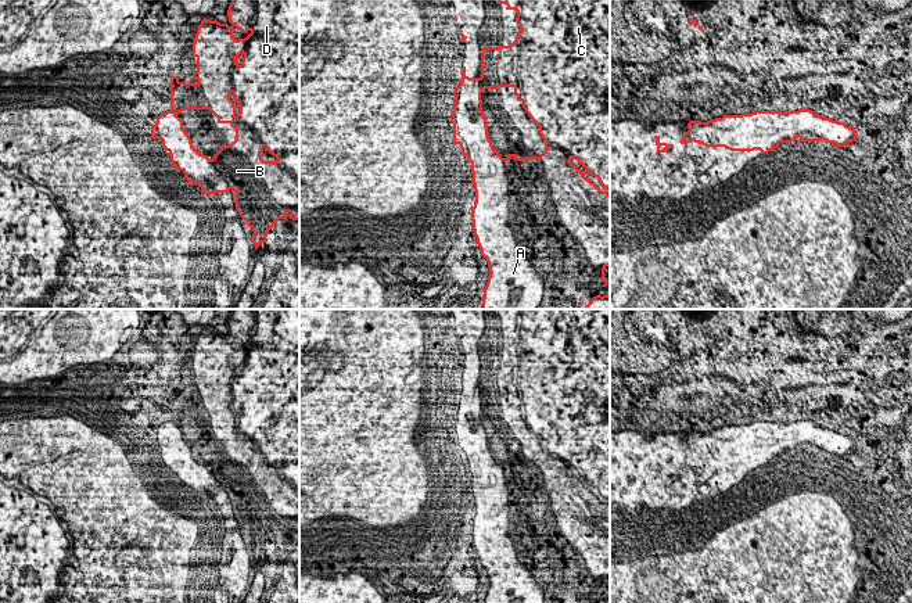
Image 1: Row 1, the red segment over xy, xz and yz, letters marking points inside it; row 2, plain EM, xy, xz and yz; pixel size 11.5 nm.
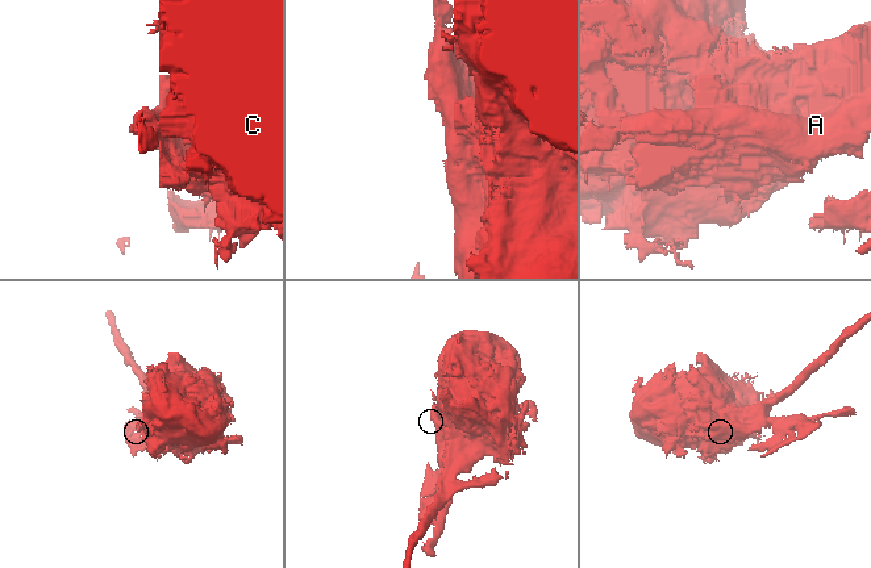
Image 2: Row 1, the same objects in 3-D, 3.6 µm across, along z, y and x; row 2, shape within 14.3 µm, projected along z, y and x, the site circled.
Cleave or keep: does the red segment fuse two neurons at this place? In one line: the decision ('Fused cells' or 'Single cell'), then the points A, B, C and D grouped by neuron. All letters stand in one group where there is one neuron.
Fused cells. Groups: A / B C D

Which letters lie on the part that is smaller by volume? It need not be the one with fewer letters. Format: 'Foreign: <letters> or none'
Foreign: A

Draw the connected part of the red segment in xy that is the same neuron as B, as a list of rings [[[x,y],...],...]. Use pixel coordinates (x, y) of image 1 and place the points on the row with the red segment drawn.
[[[231,0],[227,17],[231,28],[208,18],[198,25],[193,43],[193,57],[197,58],[197,71],[193,72],[193,79],[198,82],[186,83],[180,82],[177,76],[170,76],[170,111],[179,114],[186,110],[209,110],[218,118],[218,123],[229,123],[236,130],[236,140],[230,146],[220,146],[211,161],[236,193],[236,209],[252,229],[251,243],[256,250],[266,243],[268,231],[279,219],[299,220],[299,0]]]

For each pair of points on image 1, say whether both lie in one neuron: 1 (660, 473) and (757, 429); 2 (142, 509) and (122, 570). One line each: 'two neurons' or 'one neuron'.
1: two neurons
2: one neuron

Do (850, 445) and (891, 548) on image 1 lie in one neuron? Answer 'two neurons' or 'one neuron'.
one neuron

